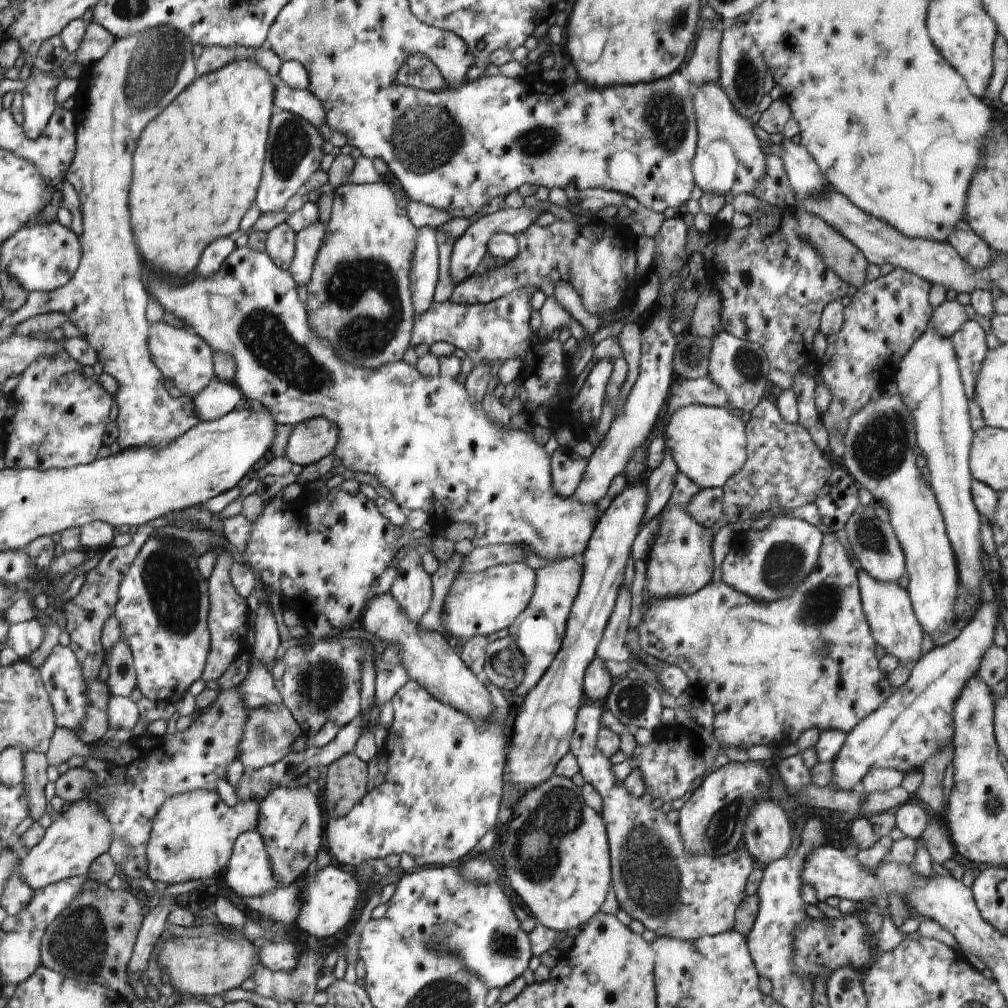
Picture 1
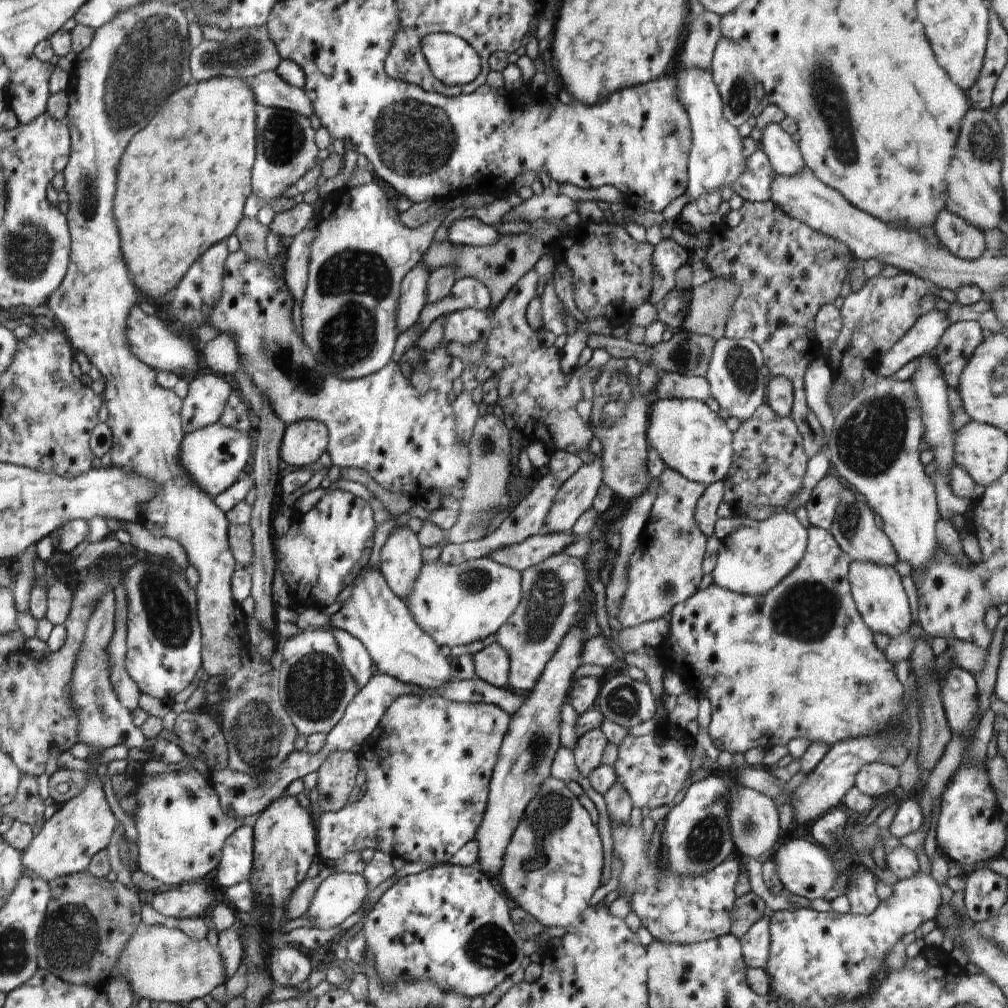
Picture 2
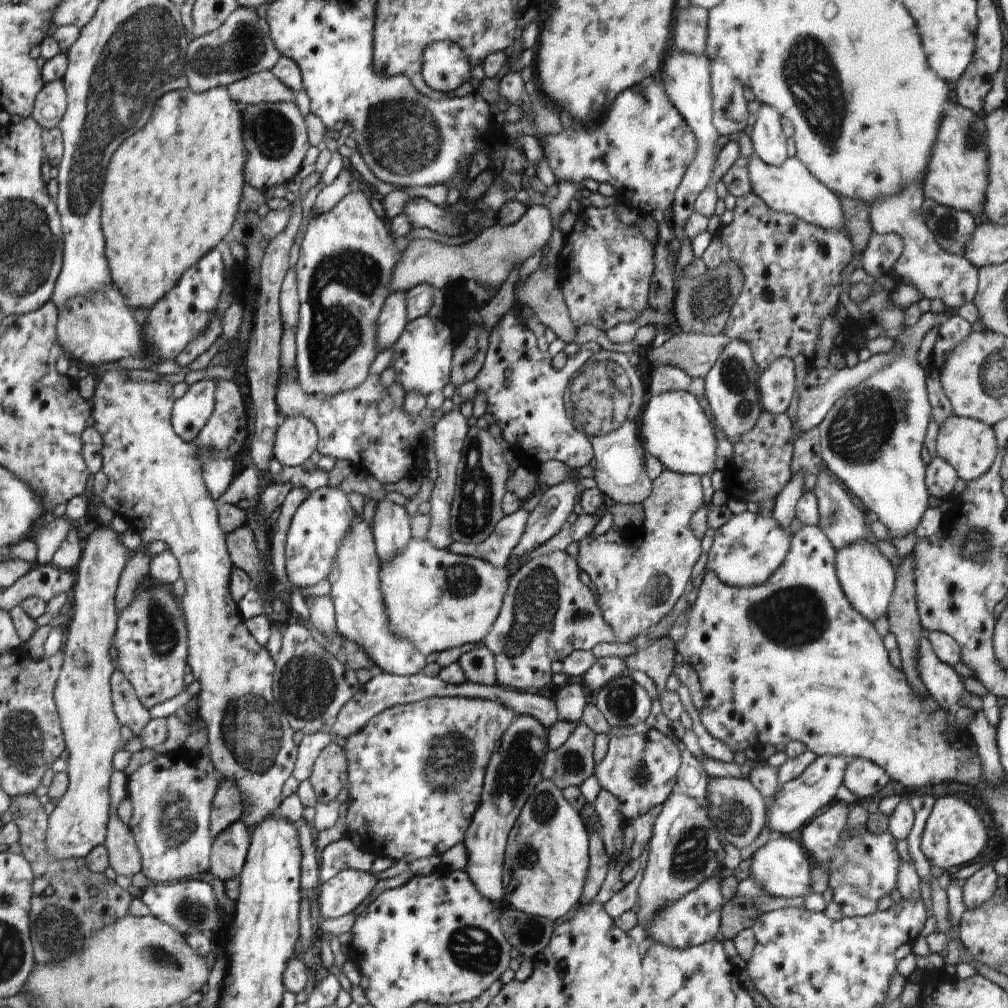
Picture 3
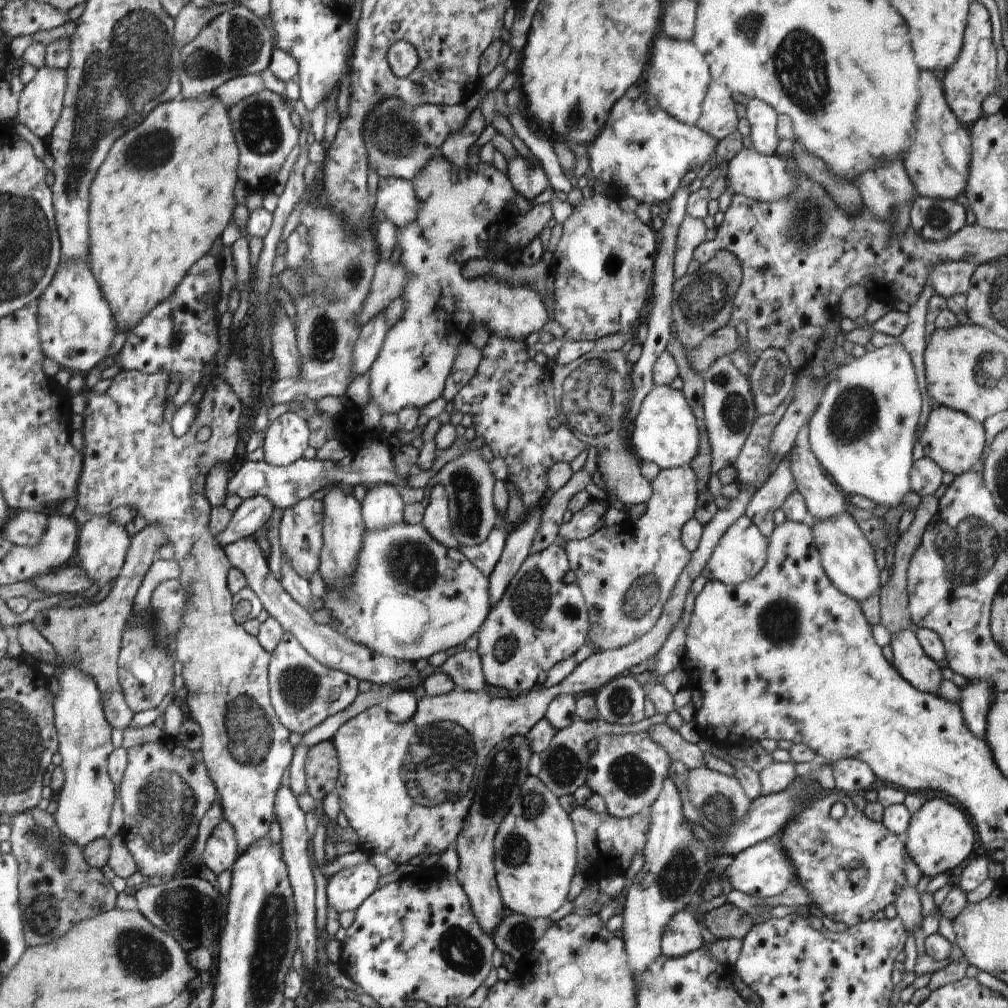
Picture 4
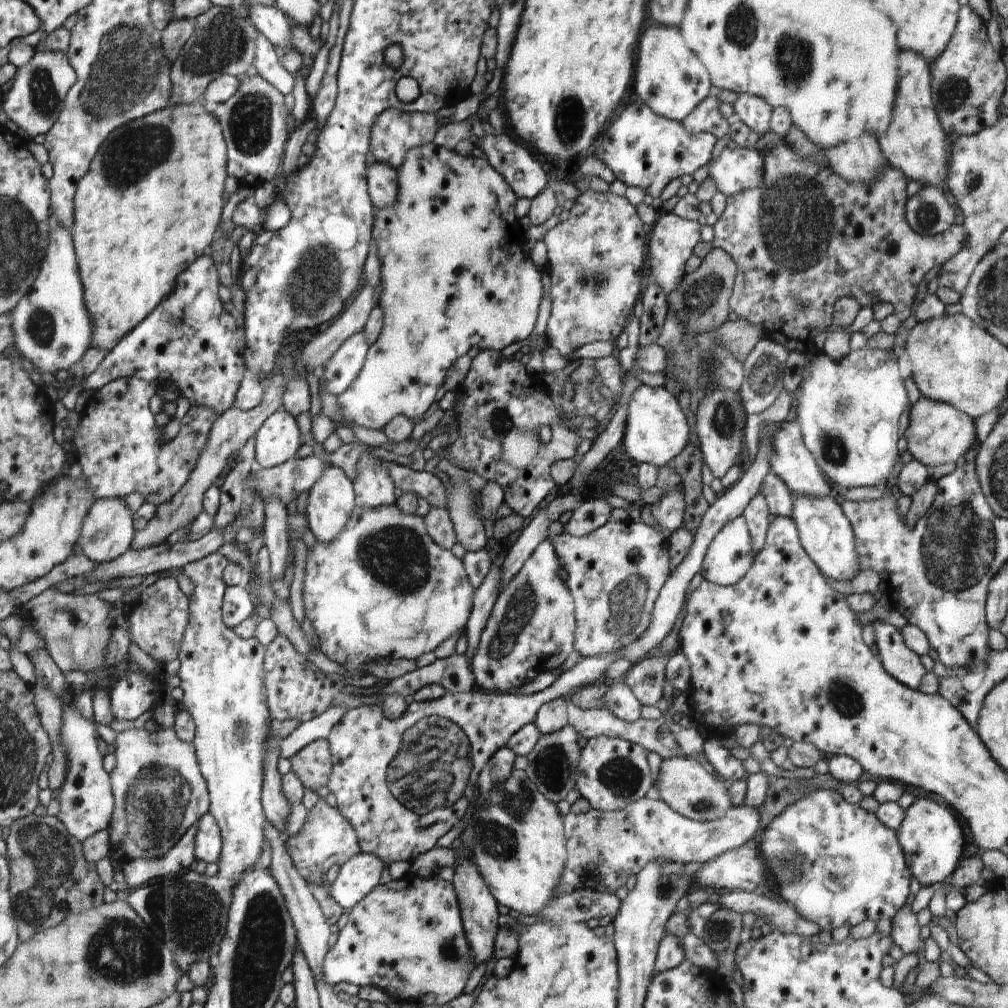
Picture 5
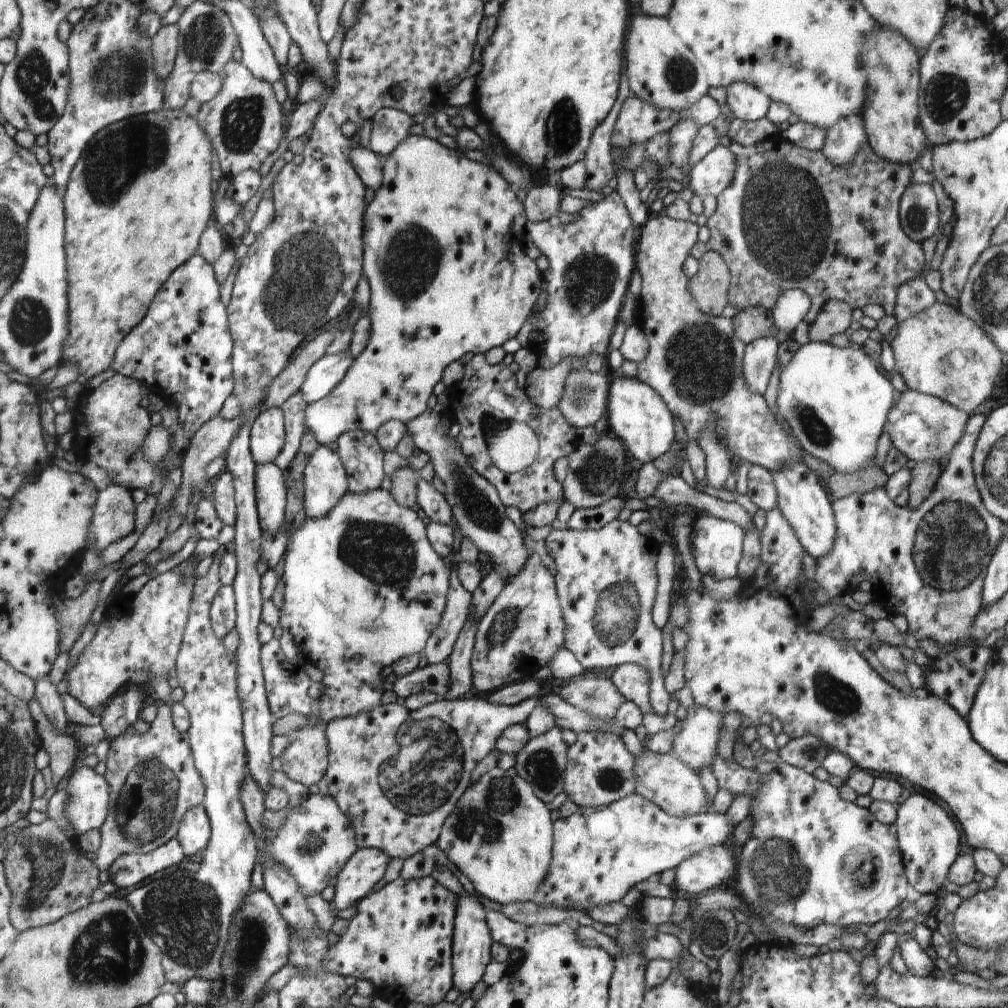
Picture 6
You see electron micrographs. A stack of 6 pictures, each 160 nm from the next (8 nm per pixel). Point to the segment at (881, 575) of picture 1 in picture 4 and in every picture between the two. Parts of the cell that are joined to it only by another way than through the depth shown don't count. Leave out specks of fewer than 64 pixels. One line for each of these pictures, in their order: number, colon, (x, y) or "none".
2: (853, 528)
3: (841, 521)
4: (823, 500)

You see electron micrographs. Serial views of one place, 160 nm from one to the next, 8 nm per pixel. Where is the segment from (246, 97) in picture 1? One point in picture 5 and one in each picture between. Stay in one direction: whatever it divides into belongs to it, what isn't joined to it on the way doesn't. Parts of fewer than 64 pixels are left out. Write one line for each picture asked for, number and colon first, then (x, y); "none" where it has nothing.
2: (183, 184)
3: (178, 183)
4: (175, 203)
5: (149, 207)

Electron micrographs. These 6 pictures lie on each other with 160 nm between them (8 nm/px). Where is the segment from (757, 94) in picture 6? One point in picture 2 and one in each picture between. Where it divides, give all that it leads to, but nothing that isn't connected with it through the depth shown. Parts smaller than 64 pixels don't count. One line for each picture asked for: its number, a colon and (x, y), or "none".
2: (784, 154)
3: (769, 142)
4: (762, 118)
5: (755, 112)

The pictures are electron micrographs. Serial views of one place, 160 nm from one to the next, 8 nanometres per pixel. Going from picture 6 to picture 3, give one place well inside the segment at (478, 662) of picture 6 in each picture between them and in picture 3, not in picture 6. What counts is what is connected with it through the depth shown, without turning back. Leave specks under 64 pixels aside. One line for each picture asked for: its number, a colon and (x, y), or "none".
3: (547, 613)
4: (541, 621)
5: (533, 619)

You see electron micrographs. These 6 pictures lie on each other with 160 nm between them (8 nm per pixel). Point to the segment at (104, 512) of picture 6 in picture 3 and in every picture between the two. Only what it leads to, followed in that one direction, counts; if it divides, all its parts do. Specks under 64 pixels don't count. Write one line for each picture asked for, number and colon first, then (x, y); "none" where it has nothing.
3: (91, 730)
4: (103, 546)
5: (107, 533)

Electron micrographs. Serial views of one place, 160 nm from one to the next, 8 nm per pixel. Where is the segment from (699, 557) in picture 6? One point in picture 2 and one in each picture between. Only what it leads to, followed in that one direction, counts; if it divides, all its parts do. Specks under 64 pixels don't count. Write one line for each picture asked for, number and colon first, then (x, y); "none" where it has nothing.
2: (757, 555)
3: (746, 550)
4: (741, 554)
5: (729, 557)

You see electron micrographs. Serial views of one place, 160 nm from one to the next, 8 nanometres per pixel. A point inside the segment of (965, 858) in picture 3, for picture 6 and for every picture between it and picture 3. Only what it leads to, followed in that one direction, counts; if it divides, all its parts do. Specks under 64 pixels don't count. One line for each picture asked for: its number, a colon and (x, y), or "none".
4: (940, 837)
5: (930, 836)
6: (928, 839)

